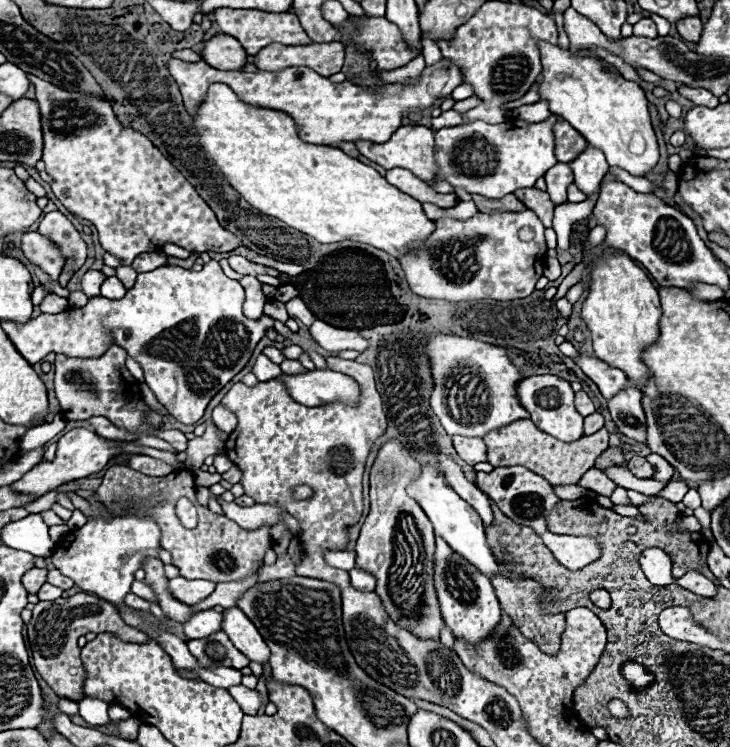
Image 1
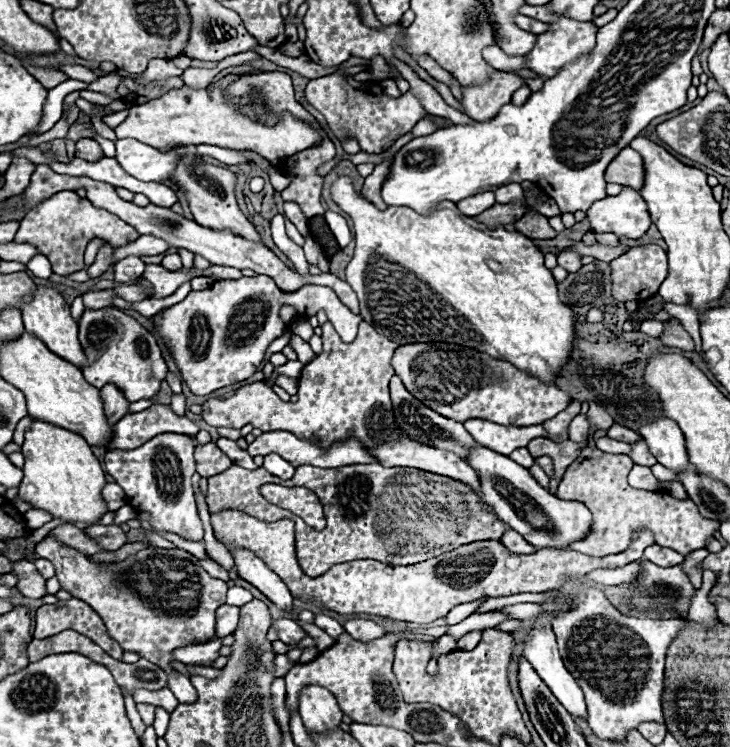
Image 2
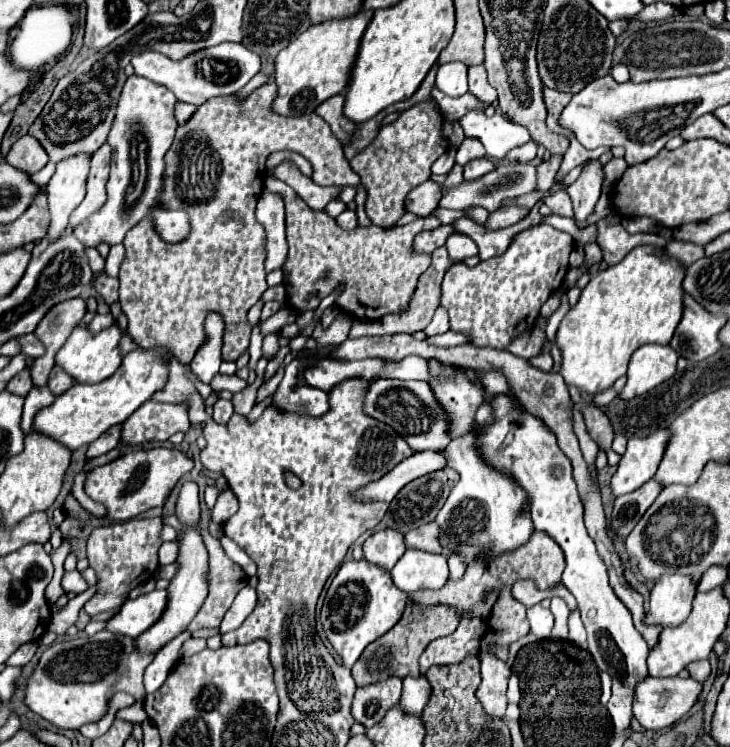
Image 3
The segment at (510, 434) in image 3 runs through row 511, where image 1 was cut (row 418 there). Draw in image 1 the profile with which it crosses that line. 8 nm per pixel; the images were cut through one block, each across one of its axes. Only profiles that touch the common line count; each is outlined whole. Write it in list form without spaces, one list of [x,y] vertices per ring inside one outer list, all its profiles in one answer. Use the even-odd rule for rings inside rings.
[[[542,374],[542,376],[530,376],[516,384],[516,396],[518,402],[530,412],[532,422],[546,434],[562,440],[562,442],[574,442],[584,436],[582,432],[582,416],[574,408],[574,390],[570,388],[570,382],[564,378],[558,378],[554,374]]]

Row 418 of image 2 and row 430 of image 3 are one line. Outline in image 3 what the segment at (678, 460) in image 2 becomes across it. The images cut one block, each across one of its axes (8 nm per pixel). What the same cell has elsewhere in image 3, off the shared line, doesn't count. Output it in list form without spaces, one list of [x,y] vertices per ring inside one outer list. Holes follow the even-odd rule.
[[[662,428],[662,432],[652,432],[652,436],[632,436],[628,440],[628,448],[612,478],[614,496],[634,492],[656,474],[670,436],[670,430]]]

